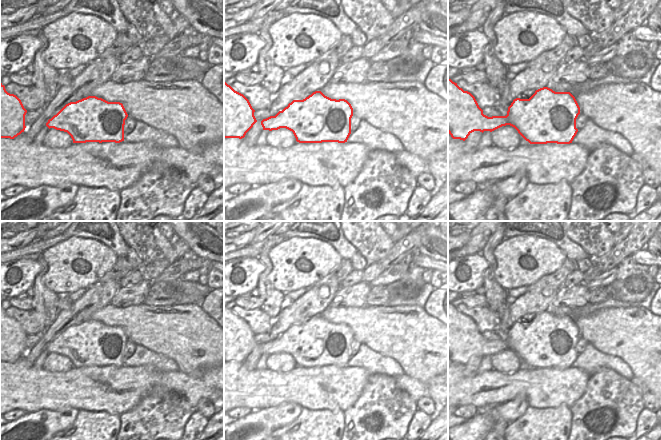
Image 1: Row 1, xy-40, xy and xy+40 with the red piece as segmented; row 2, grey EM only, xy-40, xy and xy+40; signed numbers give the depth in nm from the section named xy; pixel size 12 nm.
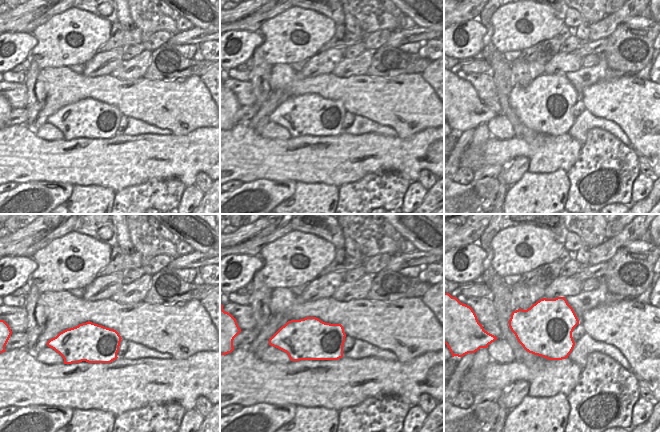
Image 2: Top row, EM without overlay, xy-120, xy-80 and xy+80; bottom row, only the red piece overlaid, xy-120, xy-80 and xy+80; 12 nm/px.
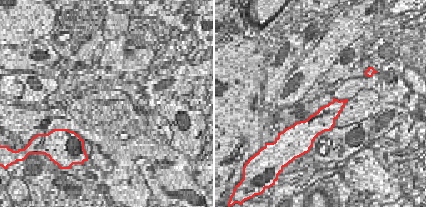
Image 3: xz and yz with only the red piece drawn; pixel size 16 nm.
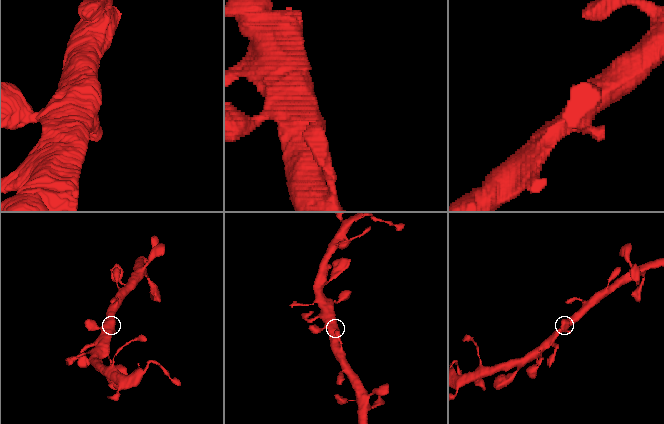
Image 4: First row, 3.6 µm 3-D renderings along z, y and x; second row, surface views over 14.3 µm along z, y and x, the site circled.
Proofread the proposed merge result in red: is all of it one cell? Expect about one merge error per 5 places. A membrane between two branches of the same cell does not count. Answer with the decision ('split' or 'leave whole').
leave whole

